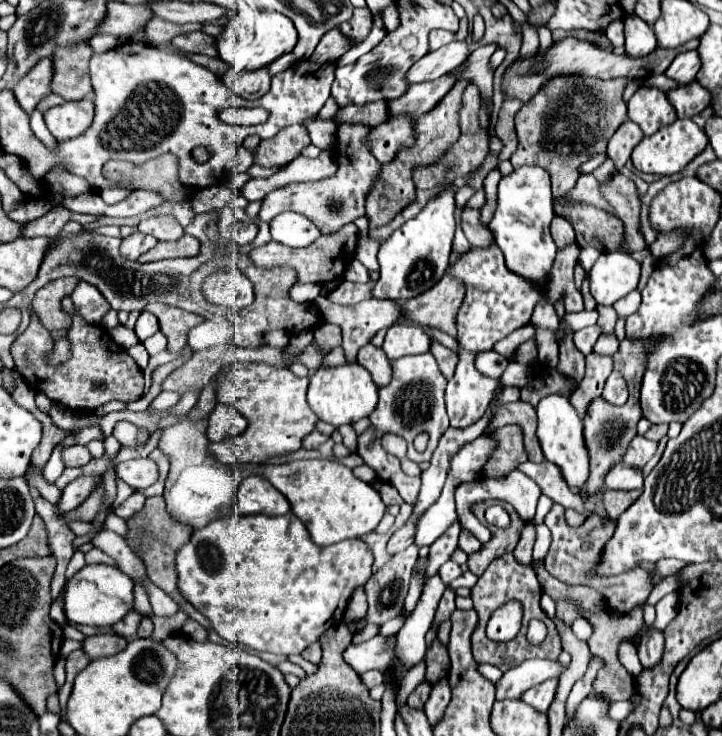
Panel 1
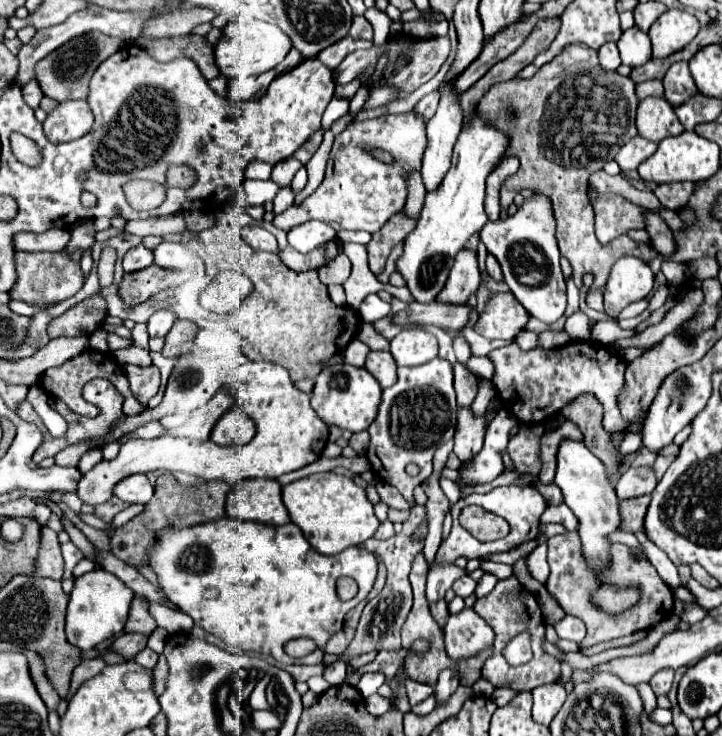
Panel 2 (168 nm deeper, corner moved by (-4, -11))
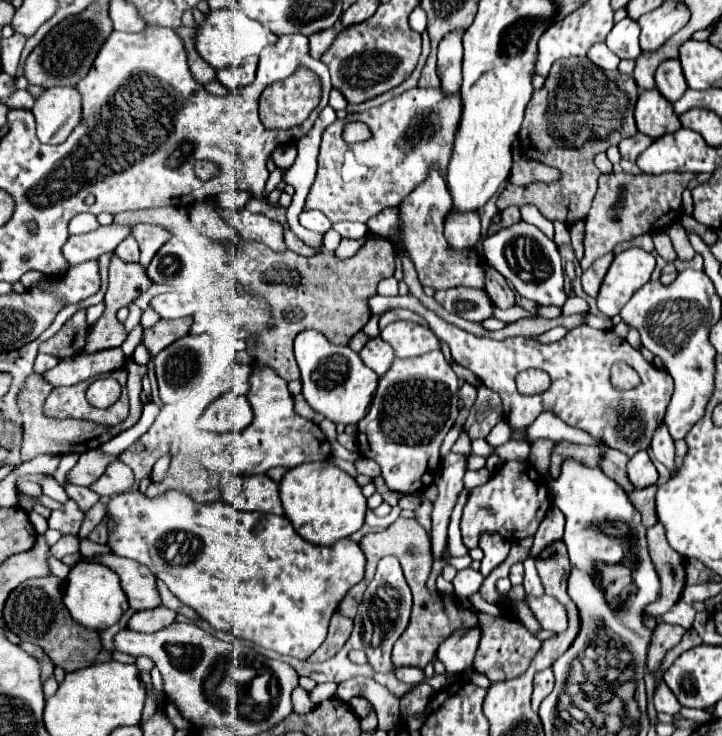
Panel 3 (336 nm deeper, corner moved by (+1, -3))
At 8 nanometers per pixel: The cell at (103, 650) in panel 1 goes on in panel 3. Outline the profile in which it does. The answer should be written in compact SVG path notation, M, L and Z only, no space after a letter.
M158 605L154 609L134 613L128 623L128 629L134 629L138 633L154 633L174 623L174 619L176 619L176 613L172 609Z

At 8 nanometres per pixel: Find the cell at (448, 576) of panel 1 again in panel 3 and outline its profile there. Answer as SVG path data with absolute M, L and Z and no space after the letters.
M470 567L462 569L462 571L458 571L458 575L454 579L454 591L458 597L468 599L482 587L482 581L484 581L484 575L480 571L474 571Z

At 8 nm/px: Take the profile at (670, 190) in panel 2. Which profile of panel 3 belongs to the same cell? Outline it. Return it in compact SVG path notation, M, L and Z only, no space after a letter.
M608 173L598 181L598 193L592 201L590 213L586 217L586 237L584 237L584 257L580 261L582 269L588 269L598 257L612 251L618 243L630 241L636 235L664 231L674 225L682 215L682 191L696 175L632 175L632 173Z

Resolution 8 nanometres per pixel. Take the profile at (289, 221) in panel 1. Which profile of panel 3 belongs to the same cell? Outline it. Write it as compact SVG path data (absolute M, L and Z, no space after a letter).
M302 211L300 225L304 229L310 229L310 231L316 231L316 233L322 233L322 235L332 227L330 219L322 211Z

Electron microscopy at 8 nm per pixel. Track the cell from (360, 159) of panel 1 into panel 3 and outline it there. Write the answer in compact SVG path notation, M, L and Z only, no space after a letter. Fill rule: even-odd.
M414 87L380 107L336 119L322 135L318 173L304 209L322 211L332 223L366 223L382 209L398 207L402 199L426 179L434 163L438 163L438 171L442 171L442 177L446 179L446 163L450 163L450 151L454 149L458 115L462 115L462 97L458 93L442 95L440 87ZM350 121L366 123L372 137L360 143L346 143L342 139L342 129Z

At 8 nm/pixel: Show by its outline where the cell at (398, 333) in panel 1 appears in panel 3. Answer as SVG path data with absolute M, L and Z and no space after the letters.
M394 321L380 331L380 337L392 345L396 357L418 357L440 349L436 335L428 327L412 321Z

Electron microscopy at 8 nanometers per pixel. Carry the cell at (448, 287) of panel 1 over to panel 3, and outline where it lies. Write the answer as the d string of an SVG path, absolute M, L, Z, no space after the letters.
M470 211L470 215L450 215L450 217L446 217L444 235L454 249L474 247L480 239L478 211Z

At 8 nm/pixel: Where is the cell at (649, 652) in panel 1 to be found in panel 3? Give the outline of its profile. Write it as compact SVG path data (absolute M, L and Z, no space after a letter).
M664 681L658 685L658 689L654 693L654 707L658 713L668 713L668 715L678 715L682 709L682 705L674 697L674 693L666 687Z

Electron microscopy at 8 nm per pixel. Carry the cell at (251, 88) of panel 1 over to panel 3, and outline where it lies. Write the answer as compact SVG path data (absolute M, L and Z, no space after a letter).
M258 57L244 59L238 65L232 65L232 67L226 67L226 69L218 69L216 71L216 79L220 83L224 83L230 91L242 89L242 87L246 87L246 85L250 85L254 81L256 65L258 65Z

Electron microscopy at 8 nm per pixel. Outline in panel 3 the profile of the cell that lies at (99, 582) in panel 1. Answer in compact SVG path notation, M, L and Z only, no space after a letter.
M76 563L66 579L66 595L64 605L68 607L70 615L82 623L84 627L104 631L110 625L114 625L122 613L128 609L128 599L120 587L120 579L112 569L106 569L98 563Z

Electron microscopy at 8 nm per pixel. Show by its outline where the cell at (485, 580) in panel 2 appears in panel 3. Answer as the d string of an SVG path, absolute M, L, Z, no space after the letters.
M484 533L484 535L480 535L478 547L484 551L484 559L482 559L480 573L486 577L492 569L496 569L506 559L508 549L510 549L510 543L504 541L500 535Z

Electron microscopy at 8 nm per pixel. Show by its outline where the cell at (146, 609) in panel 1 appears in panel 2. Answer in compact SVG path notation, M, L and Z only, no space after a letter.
M157 627L151 635L149 635L149 641L147 641L147 645L155 651L155 653L161 653L163 651L163 645L165 645L165 637L167 637L169 633L165 631L165 629L161 629L161 627Z

